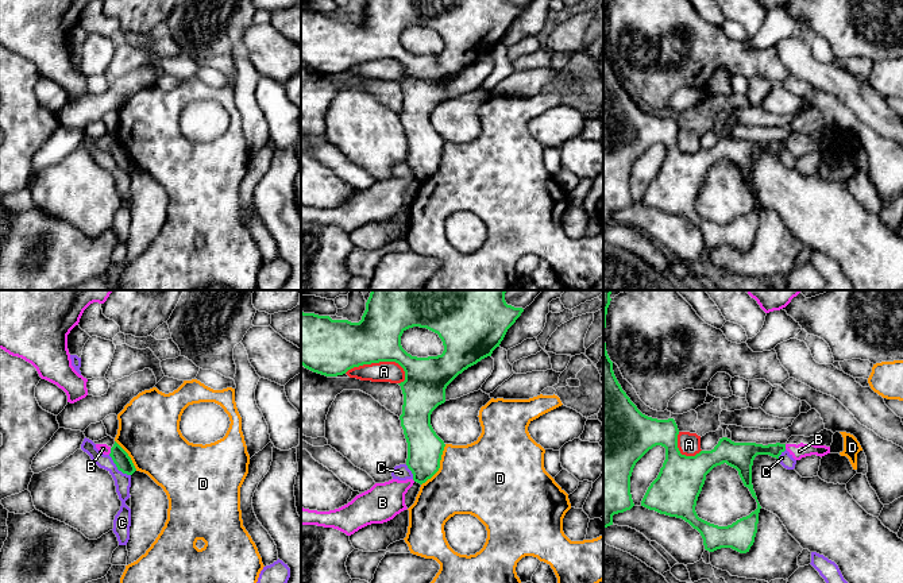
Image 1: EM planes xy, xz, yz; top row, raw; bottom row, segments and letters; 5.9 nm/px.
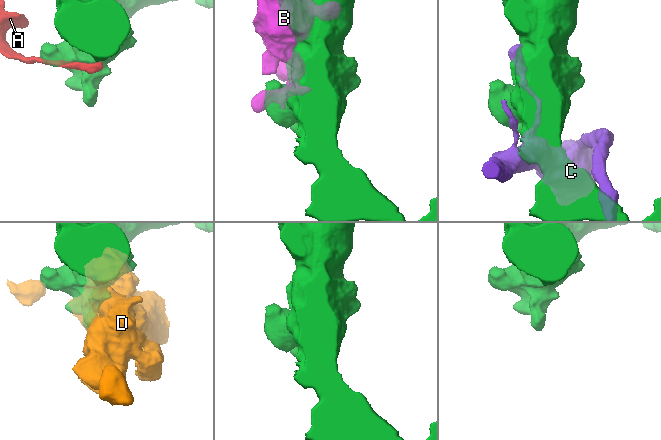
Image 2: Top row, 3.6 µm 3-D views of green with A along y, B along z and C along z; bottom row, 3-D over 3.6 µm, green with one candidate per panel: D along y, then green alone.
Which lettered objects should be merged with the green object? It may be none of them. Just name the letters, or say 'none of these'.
none of these

